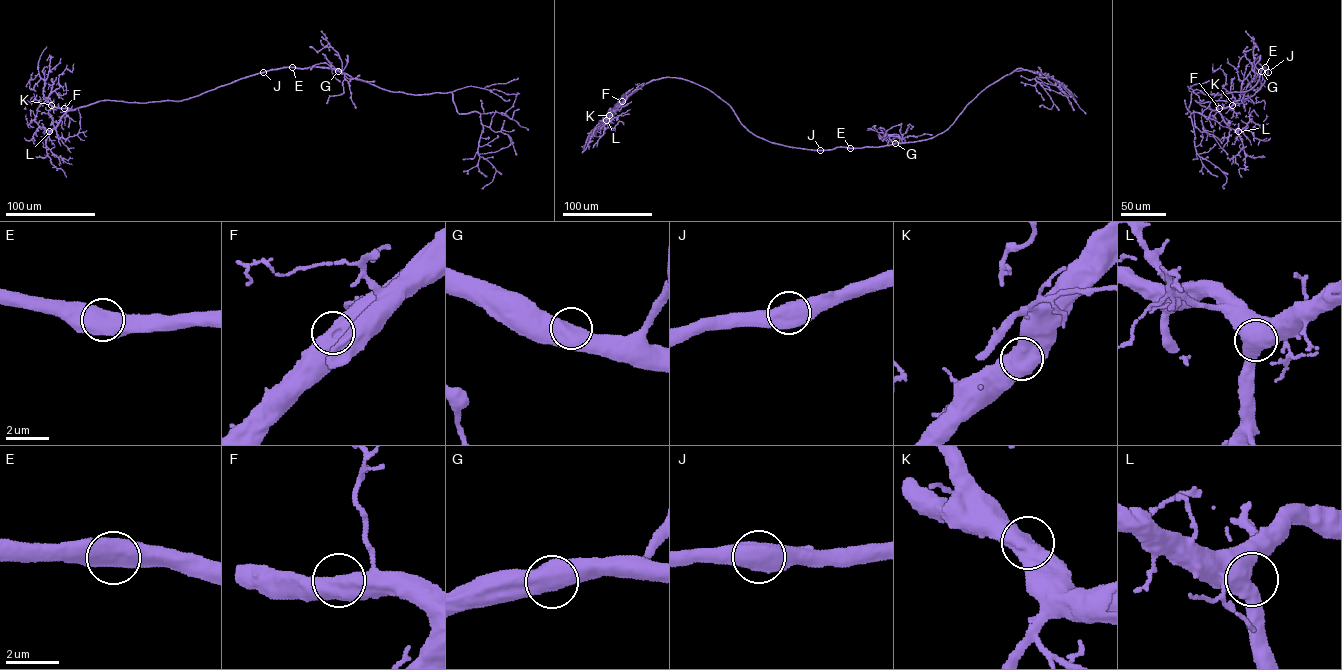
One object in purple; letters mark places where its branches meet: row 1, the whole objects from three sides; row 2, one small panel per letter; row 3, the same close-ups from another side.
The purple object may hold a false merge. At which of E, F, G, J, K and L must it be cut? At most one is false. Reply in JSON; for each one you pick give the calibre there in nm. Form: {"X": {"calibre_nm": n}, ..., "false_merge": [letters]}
{"false_merge": []}

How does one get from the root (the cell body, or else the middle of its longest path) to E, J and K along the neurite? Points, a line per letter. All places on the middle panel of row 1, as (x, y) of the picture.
E: (838, 147), (850, 148)
J: (838, 147), (820, 150)
K: (838, 147), (811, 150), (762, 139), (750, 132), (732, 108), (712, 92), (676, 78), (645, 83), (609, 115)

